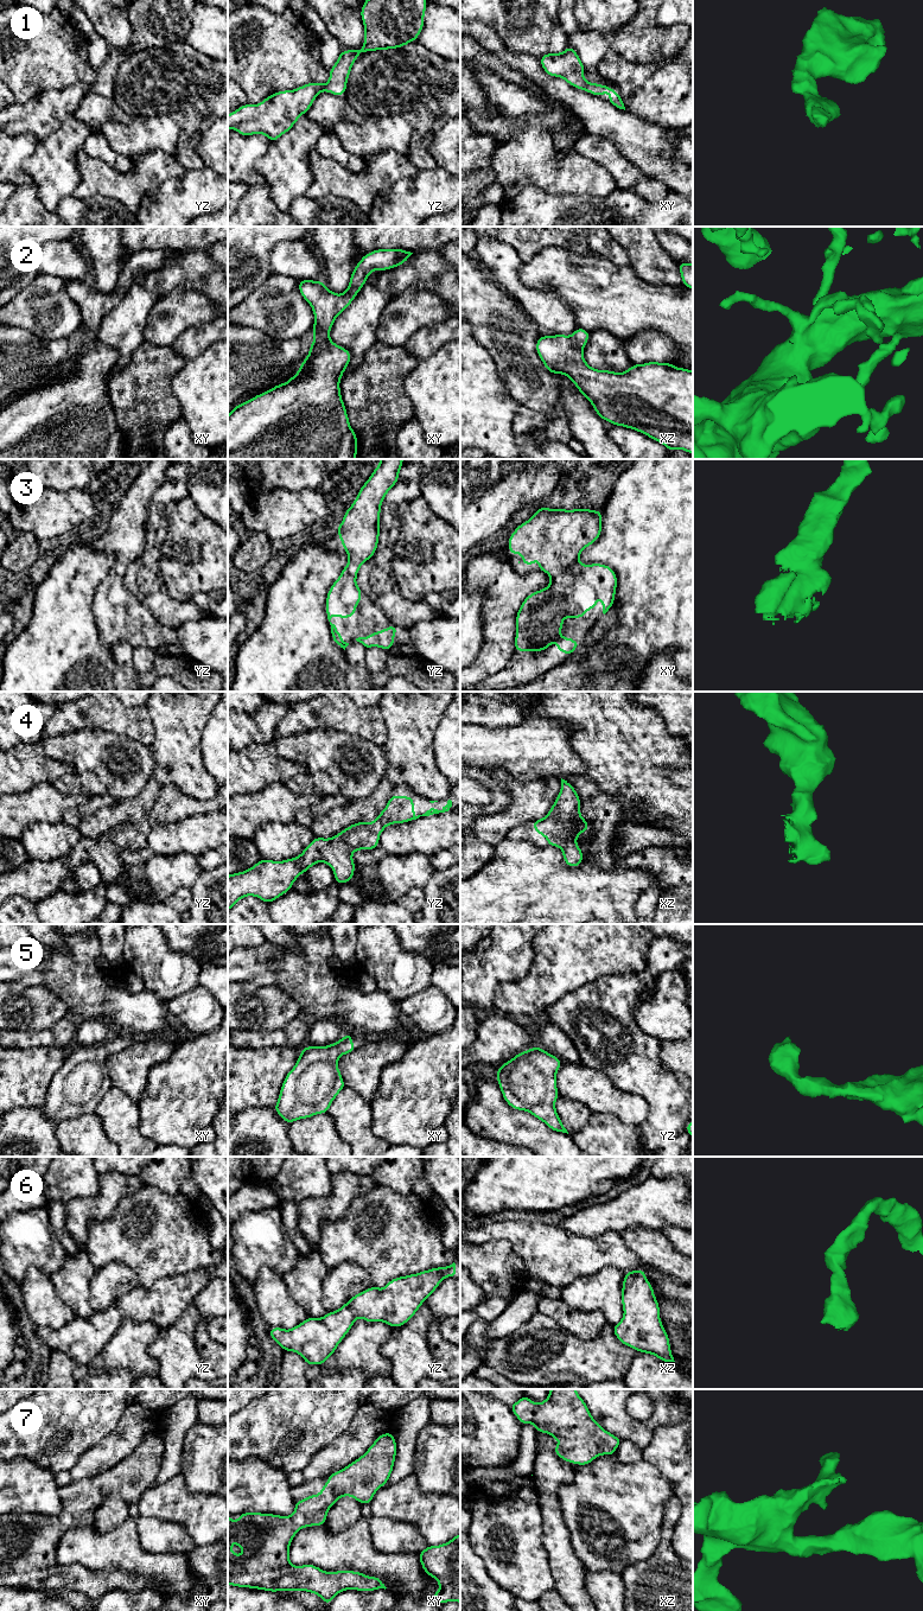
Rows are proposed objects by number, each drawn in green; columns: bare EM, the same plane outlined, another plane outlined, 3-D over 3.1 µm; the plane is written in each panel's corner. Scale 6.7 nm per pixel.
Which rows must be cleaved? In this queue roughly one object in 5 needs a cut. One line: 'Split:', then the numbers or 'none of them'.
Split: none of them

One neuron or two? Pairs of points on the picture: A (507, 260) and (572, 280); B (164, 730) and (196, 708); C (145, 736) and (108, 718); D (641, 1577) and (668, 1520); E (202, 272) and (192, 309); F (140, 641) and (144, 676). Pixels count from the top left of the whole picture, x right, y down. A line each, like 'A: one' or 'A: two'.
A: two
B: one
C: one
D: one
E: two
F: two

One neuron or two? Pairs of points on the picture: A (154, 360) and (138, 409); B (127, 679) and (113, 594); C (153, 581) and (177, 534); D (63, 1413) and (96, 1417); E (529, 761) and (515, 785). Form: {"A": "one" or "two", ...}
{"A": "one", "B": "two", "C": "two", "D": "one", "E": "two"}

